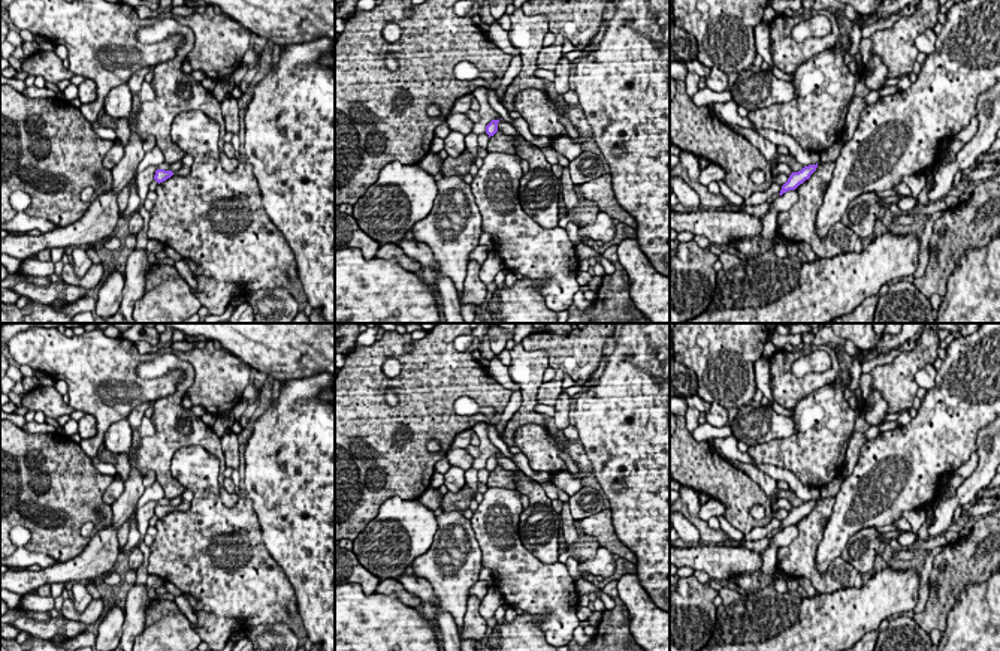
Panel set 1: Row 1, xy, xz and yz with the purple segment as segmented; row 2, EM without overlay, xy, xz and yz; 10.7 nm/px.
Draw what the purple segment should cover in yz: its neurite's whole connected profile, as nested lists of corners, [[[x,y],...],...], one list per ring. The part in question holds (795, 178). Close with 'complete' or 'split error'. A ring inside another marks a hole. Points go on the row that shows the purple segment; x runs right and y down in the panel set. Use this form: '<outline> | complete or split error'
[[[818,163],[816,165],[809,165],[804,166],[801,171],[798,172],[792,172],[788,178],[788,181],[782,186],[780,190],[780,196],[789,190],[795,190],[800,184],[803,184],[806,180],[810,178],[810,175],[816,171]]] | complete

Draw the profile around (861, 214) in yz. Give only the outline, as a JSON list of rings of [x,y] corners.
[[[874,192],[862,193],[849,202],[840,221],[859,238],[870,238],[874,232],[880,207],[880,198]]]

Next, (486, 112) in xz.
[[[478,87],[472,91],[472,96],[475,97],[475,100],[480,103],[480,118],[477,123],[474,123],[472,127],[472,133],[475,135],[481,135],[486,133],[486,126],[492,121],[492,120],[498,120],[498,129],[501,132],[504,132],[505,135],[519,135],[517,130],[507,121],[504,121],[499,114],[489,105],[487,100],[487,91],[489,88],[484,87]]]

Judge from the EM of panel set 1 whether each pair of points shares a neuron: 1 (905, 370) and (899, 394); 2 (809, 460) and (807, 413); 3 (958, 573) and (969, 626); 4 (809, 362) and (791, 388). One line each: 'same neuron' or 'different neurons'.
1: same neuron
2: same neuron
3: different neurons
4: different neurons

